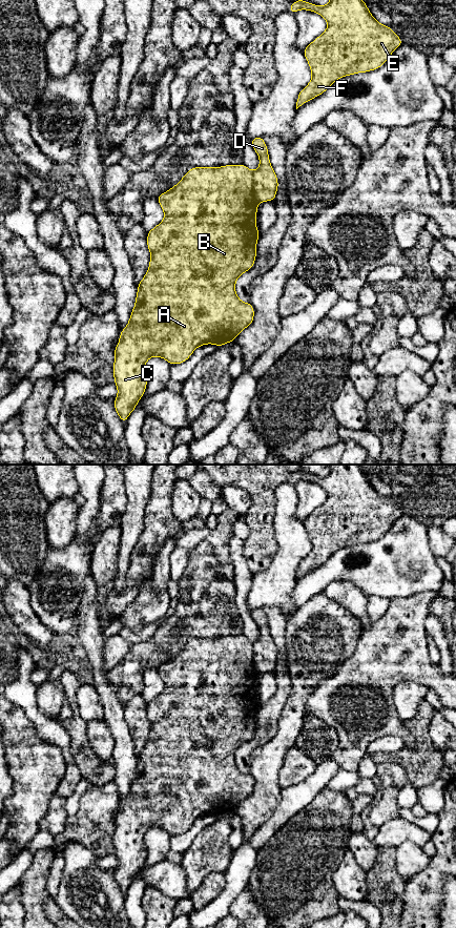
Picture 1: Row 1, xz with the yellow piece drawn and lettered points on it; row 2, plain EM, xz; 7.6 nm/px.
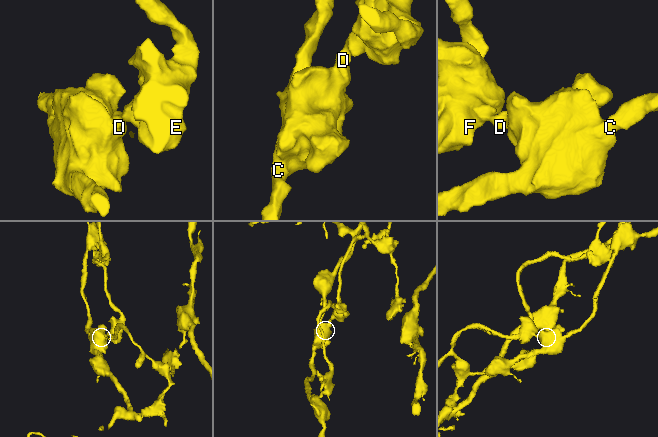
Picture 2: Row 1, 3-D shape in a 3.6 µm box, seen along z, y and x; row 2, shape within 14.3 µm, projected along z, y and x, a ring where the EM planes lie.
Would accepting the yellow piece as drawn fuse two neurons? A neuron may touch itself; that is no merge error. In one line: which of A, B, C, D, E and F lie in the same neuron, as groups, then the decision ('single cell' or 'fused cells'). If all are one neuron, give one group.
A B C / D E F; fused cells

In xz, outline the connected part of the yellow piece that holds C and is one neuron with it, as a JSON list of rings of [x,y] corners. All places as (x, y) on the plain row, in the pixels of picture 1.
[[[243,634],[221,638],[190,639],[181,652],[168,662],[157,667],[165,687],[147,703],[150,722],[149,738],[138,755],[134,778],[127,797],[121,802],[115,819],[112,844],[118,866],[113,878],[126,894],[129,885],[137,879],[147,858],[145,834],[152,827],[166,830],[170,837],[186,832],[193,822],[207,814],[221,818],[234,812],[235,808],[254,790],[254,779],[242,772],[235,764],[237,748],[249,742],[256,729],[257,673],[253,664],[252,642]]]

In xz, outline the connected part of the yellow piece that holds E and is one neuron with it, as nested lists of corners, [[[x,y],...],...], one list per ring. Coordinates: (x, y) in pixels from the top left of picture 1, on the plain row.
[[[330,465],[330,473],[319,477],[302,469],[288,482],[314,482],[328,493],[327,500],[303,524],[312,550],[297,568],[296,580],[324,564],[341,548],[381,538],[402,511],[390,497],[375,491],[359,465]]]

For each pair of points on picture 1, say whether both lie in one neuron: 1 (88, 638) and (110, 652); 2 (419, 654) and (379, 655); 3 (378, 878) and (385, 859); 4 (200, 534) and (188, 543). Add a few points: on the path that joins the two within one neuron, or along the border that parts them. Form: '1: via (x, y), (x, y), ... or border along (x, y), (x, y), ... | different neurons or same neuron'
1: border along (105, 640), (103, 666), (107, 671) | different neurons
2: via (410, 654), (389, 654) | same neuron
3: via (382, 873), (385, 871), (385, 863) | same neuron
4: via (197, 535), (191, 540) | same neuron

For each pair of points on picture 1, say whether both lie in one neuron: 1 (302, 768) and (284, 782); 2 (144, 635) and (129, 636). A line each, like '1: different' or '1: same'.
1: same
2: same

